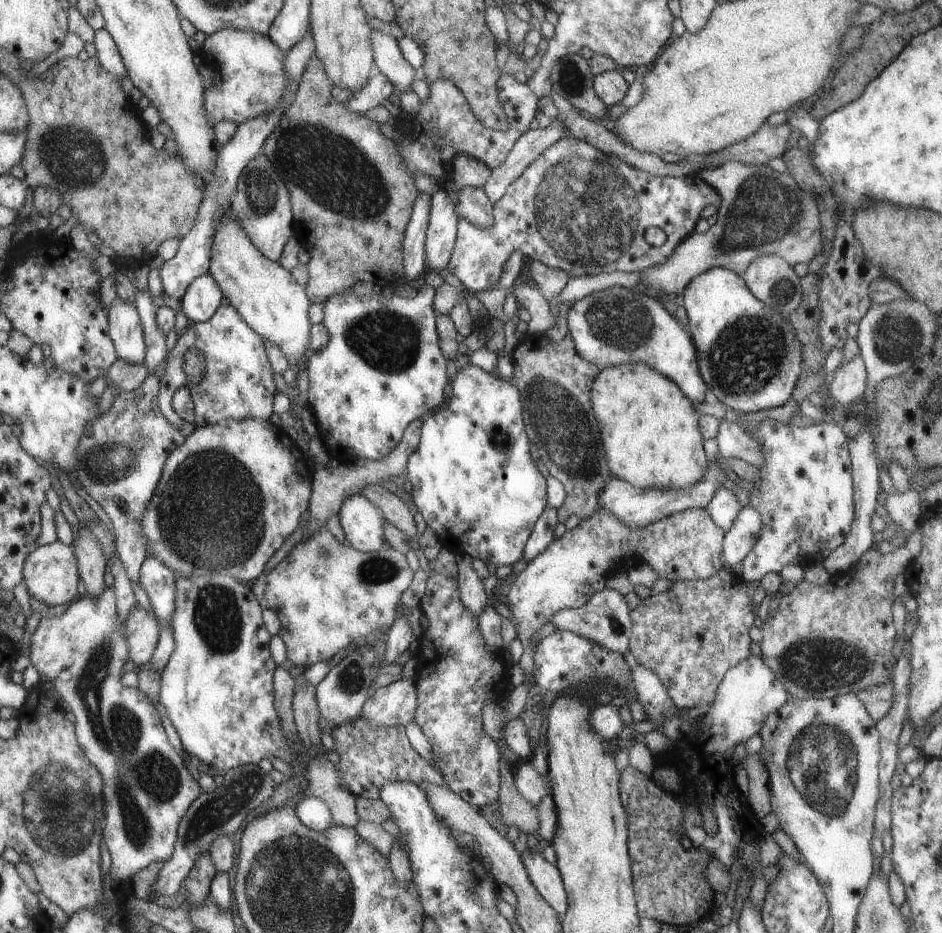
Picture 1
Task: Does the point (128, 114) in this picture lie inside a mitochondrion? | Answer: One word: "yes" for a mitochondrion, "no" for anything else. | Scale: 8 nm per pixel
no

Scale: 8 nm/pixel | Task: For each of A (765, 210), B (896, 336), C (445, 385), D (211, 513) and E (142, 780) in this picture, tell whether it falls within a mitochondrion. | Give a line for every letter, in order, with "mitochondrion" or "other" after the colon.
A: mitochondrion
B: mitochondrion
C: other
D: mitochondrion
E: mitochondrion

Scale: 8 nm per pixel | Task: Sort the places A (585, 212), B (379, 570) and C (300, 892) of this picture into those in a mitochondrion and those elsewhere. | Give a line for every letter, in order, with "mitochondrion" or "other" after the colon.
A: mitochondrion
B: mitochondrion
C: mitochondrion

